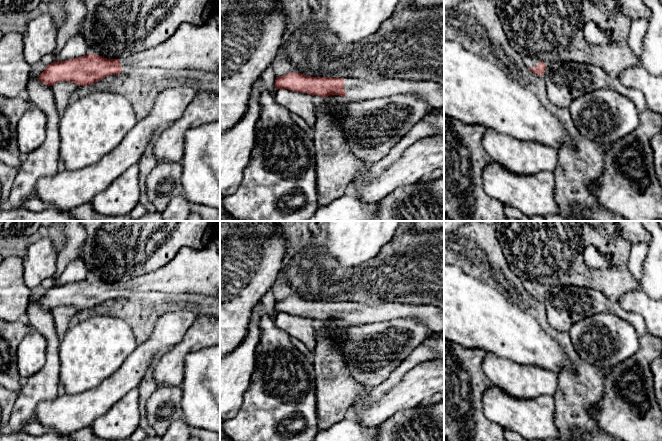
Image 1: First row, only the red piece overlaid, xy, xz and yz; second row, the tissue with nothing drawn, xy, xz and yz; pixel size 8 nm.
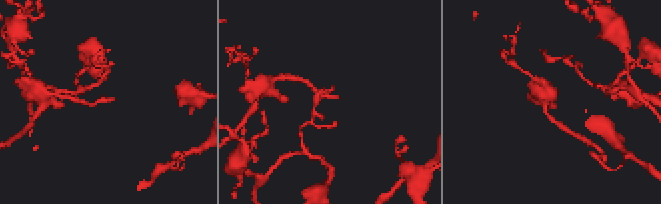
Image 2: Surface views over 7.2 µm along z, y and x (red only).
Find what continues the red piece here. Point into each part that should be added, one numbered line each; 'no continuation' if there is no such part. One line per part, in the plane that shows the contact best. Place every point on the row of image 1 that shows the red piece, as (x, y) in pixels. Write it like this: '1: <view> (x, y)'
1: xz (356, 89)

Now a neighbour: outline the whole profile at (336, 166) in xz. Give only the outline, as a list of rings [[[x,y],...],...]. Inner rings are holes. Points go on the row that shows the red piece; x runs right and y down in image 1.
[[[330,95],[316,107],[312,136],[315,146],[318,205],[324,206],[346,194],[355,174],[366,162],[355,157],[344,137],[333,108],[348,103],[346,97]]]

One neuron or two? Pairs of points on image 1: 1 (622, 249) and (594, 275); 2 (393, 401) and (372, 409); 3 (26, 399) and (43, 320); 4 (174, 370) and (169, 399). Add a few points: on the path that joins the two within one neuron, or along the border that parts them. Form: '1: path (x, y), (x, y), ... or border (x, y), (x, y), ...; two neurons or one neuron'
1: path (619, 259), (619, 265), (609, 275), (604, 275); one neuron
2: path (388, 405), (382, 409), (377, 409); one neuron
3: path (46, 379), (52, 366), (52, 340); one neuron
4: border (180, 385), (158, 386); two neurons

